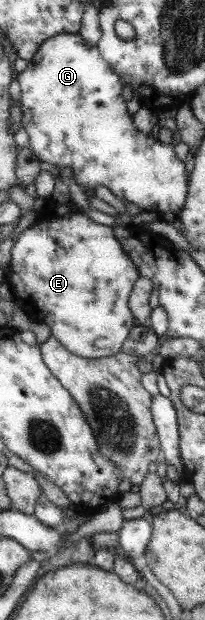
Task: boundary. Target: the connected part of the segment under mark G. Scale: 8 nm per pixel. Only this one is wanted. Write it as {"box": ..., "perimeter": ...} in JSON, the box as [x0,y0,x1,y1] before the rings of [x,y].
{"box":[16,33,189,216],"perimeter":[[[80,33],[52,36],[16,79],[21,88],[22,125],[29,137],[27,149],[34,157],[56,166],[57,171],[69,167],[85,193],[94,191],[96,185],[104,185],[123,203],[130,201],[142,211],[157,211],[161,216],[181,211],[189,190],[186,165],[178,159],[174,147],[150,139],[150,134],[142,135],[134,125],[122,99],[120,75],[99,52],[97,44],[88,42]]]}

